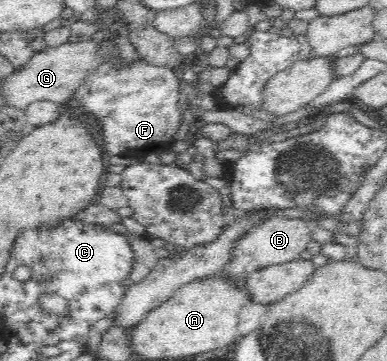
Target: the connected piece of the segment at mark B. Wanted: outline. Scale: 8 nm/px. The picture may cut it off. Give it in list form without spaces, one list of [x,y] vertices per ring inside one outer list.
[[[273,217],[263,221],[234,242],[234,256],[230,258],[230,262],[222,268],[222,271],[228,274],[229,282],[234,284],[238,290],[245,292],[247,297],[251,299],[252,295],[246,289],[247,274],[270,265],[282,264],[301,258],[302,252],[306,250],[307,244],[311,241],[310,231],[312,228],[312,222],[300,220],[300,218]]]

